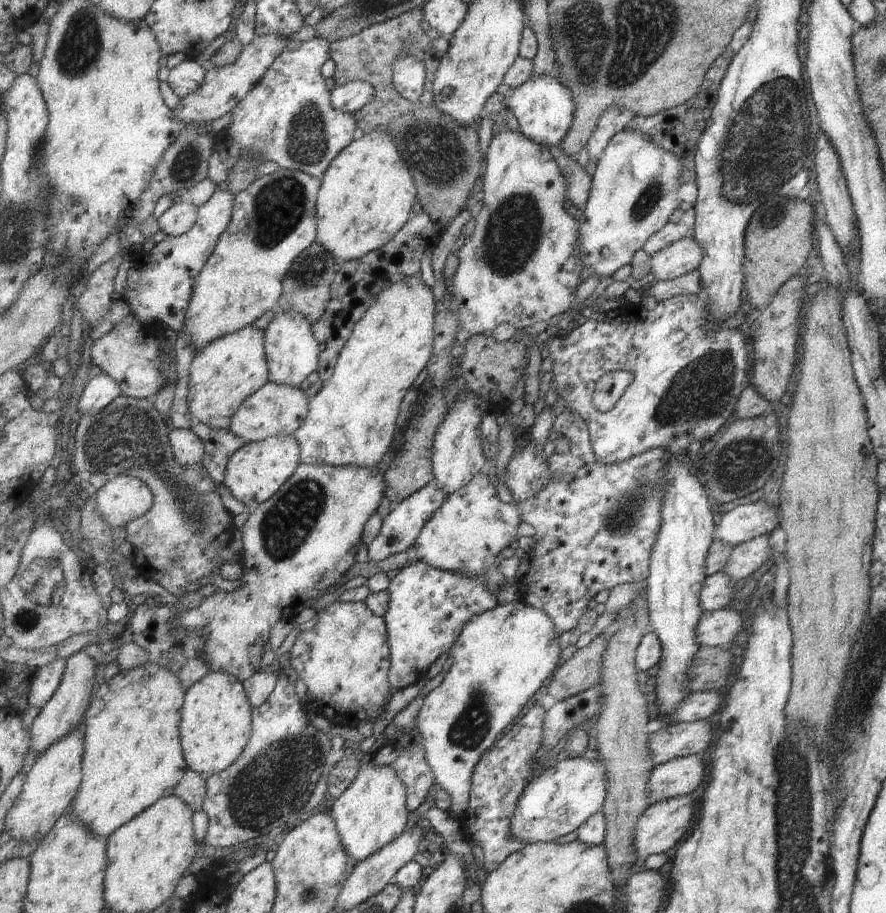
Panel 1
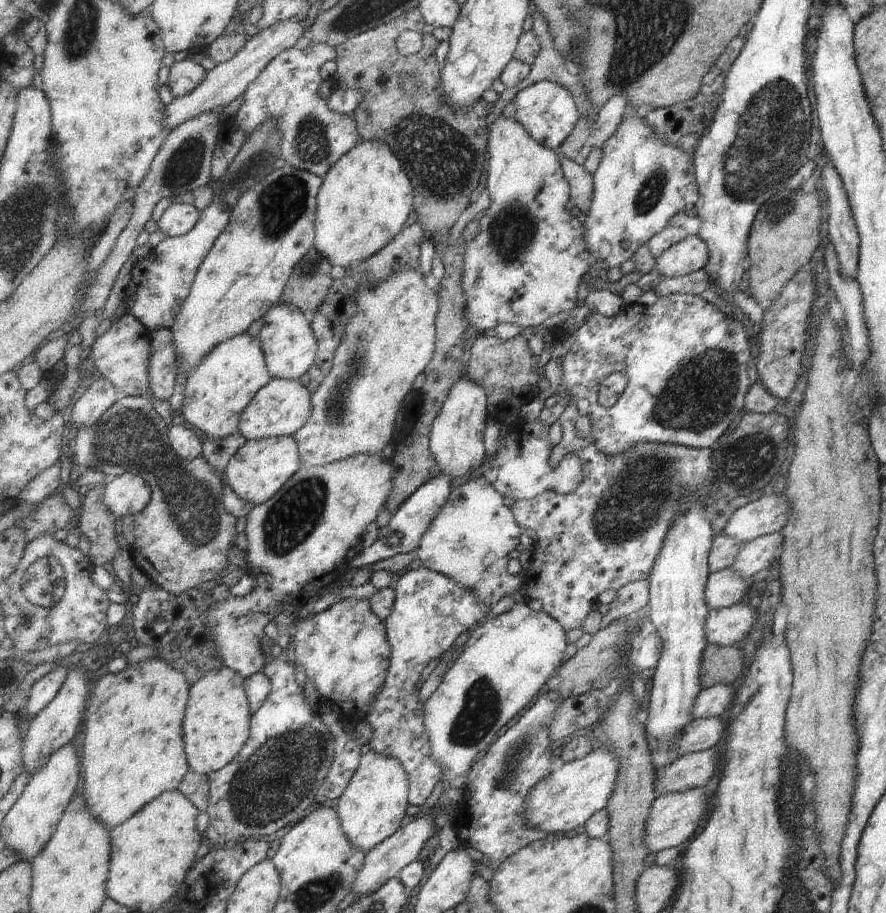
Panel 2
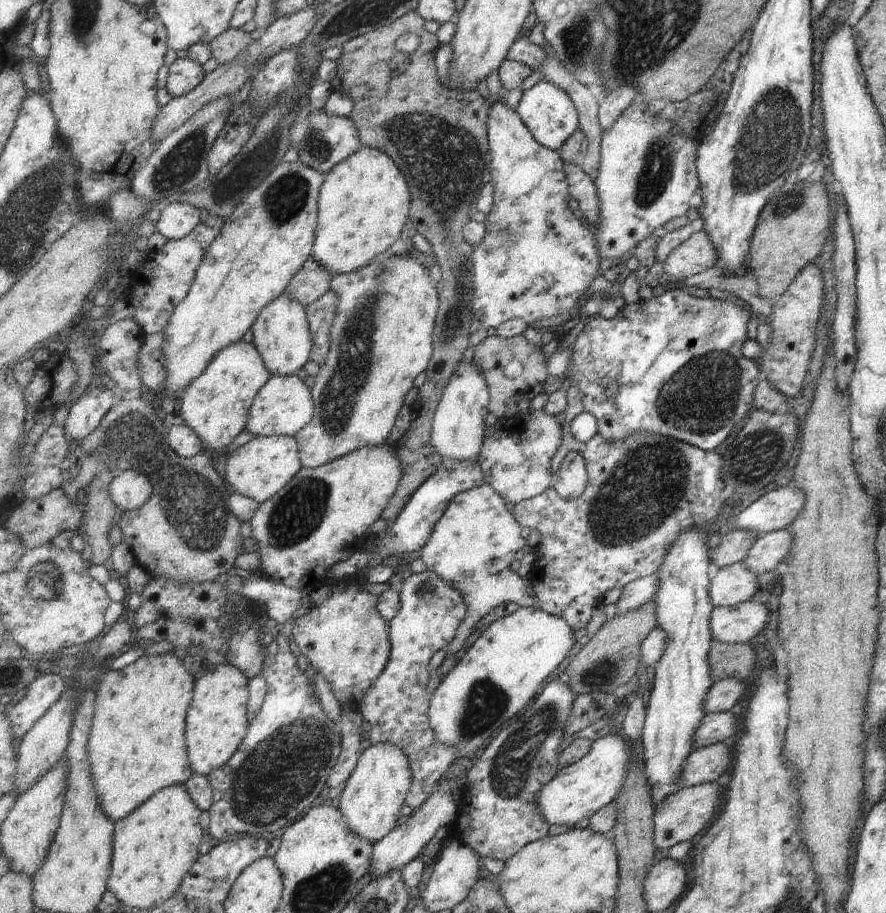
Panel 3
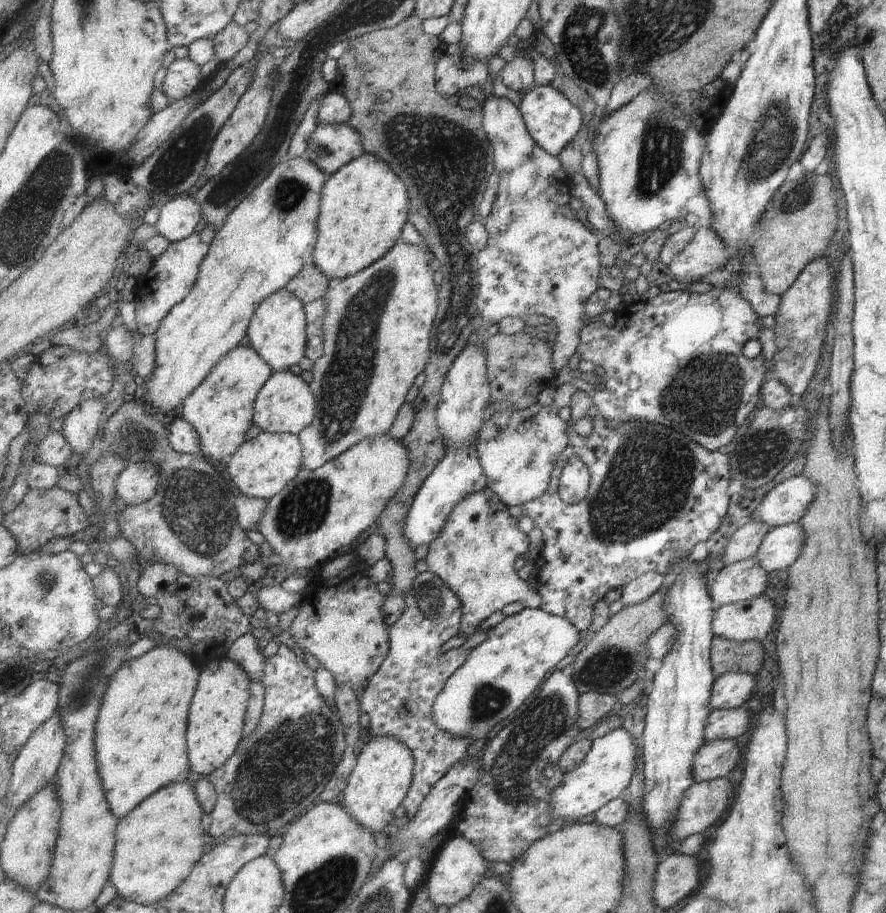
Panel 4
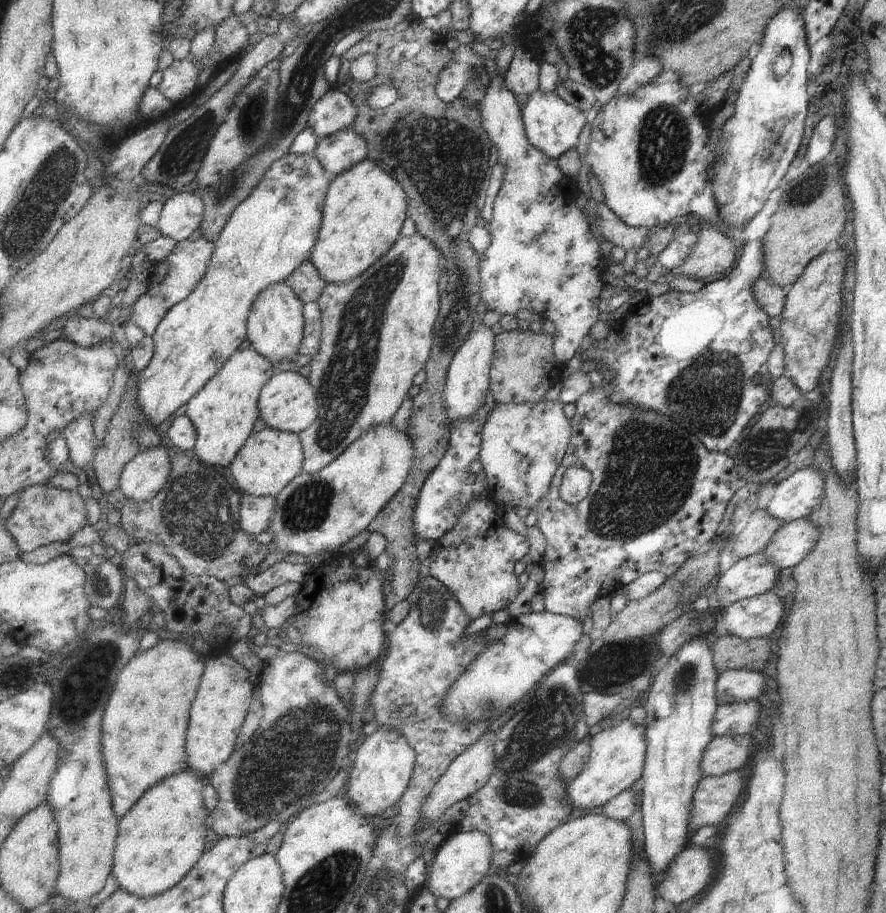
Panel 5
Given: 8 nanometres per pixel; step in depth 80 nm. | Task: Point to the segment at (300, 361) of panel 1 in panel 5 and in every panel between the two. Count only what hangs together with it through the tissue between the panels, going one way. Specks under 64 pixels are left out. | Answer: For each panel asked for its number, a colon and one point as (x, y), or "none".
2: (289, 343)
3: (282, 334)
4: (278, 332)
5: (276, 323)

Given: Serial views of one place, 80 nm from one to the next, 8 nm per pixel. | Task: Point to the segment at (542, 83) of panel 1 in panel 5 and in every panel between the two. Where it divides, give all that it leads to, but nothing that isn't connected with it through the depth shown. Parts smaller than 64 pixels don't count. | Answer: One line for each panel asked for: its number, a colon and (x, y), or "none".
2: (547, 110)
3: (551, 115)
4: (553, 122)
5: (552, 125)

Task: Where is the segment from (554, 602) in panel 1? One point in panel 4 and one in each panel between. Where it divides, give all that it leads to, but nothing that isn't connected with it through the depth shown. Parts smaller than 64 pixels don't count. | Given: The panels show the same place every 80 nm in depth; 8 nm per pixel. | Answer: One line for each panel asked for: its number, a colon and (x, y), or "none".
2: (610, 532)
3: (644, 492)
4: (655, 494)

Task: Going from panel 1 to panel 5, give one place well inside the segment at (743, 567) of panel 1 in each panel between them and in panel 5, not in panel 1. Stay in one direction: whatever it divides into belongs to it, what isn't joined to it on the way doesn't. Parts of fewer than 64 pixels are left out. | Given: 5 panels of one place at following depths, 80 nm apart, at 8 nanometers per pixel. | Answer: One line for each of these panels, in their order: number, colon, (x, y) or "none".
2: (757, 554)
3: (769, 549)
4: (780, 545)
5: (793, 540)

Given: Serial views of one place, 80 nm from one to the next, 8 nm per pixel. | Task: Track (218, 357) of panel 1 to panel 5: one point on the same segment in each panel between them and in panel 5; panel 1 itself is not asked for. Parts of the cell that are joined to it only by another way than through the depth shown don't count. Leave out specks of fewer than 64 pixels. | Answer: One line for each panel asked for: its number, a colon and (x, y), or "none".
2: (216, 394)
3: (217, 405)
4: (222, 410)
5: (225, 412)

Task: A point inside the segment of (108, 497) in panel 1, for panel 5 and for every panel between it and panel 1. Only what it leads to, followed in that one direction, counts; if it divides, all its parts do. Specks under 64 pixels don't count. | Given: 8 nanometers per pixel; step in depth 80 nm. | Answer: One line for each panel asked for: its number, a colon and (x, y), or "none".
2: (128, 494)
3: (130, 490)
4: (138, 483)
5: (146, 475)

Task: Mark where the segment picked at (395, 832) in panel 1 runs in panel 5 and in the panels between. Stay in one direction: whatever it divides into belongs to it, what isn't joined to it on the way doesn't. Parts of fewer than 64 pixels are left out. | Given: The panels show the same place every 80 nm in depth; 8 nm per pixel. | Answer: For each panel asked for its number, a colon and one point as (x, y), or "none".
2: (371, 809)
3: (372, 800)
4: (383, 776)
5: (383, 765)

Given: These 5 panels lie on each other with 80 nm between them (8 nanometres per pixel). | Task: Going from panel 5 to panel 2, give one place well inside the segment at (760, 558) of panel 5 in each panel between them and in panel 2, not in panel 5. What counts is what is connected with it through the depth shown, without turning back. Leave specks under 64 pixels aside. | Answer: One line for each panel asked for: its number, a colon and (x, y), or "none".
2: (727, 587)
3: (732, 585)
4: (734, 583)

